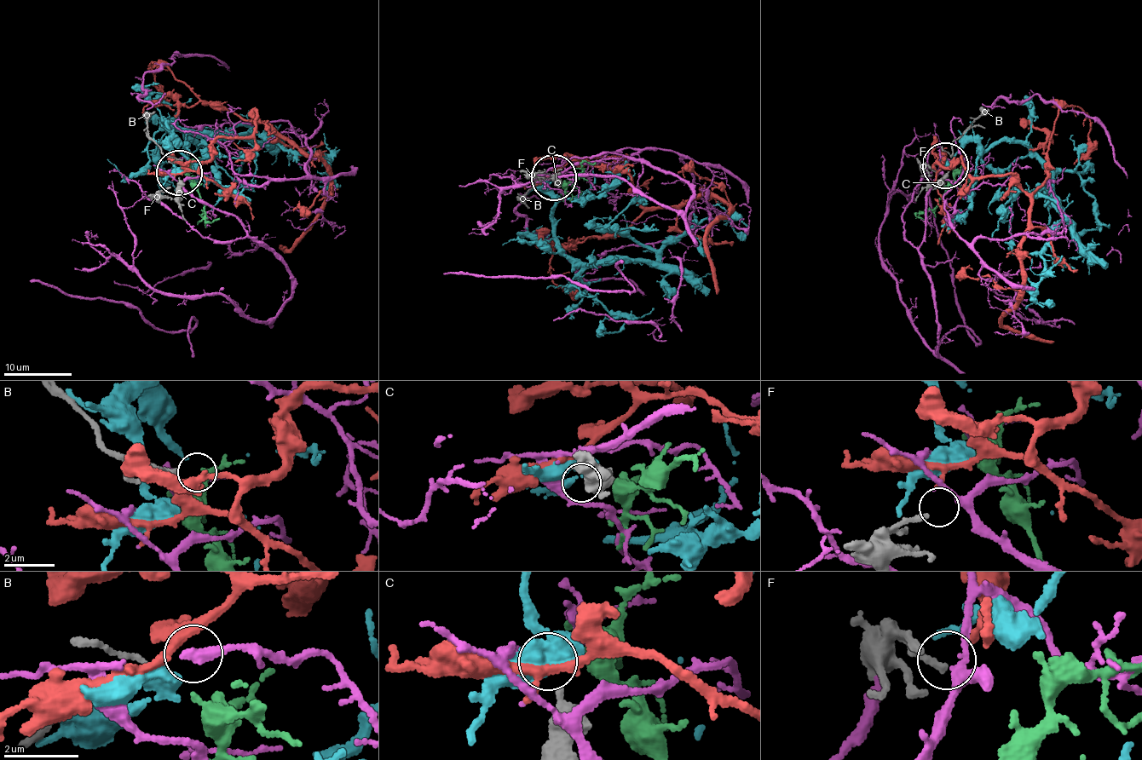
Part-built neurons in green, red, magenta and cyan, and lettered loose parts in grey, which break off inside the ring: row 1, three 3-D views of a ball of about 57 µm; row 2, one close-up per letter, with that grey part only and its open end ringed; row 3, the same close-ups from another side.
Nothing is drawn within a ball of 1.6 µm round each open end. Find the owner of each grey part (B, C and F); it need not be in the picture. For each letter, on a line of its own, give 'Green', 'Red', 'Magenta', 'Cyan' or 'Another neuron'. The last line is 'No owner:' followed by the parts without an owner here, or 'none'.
B: Another neuron
C: Cyan
F: Red
No owner: B

